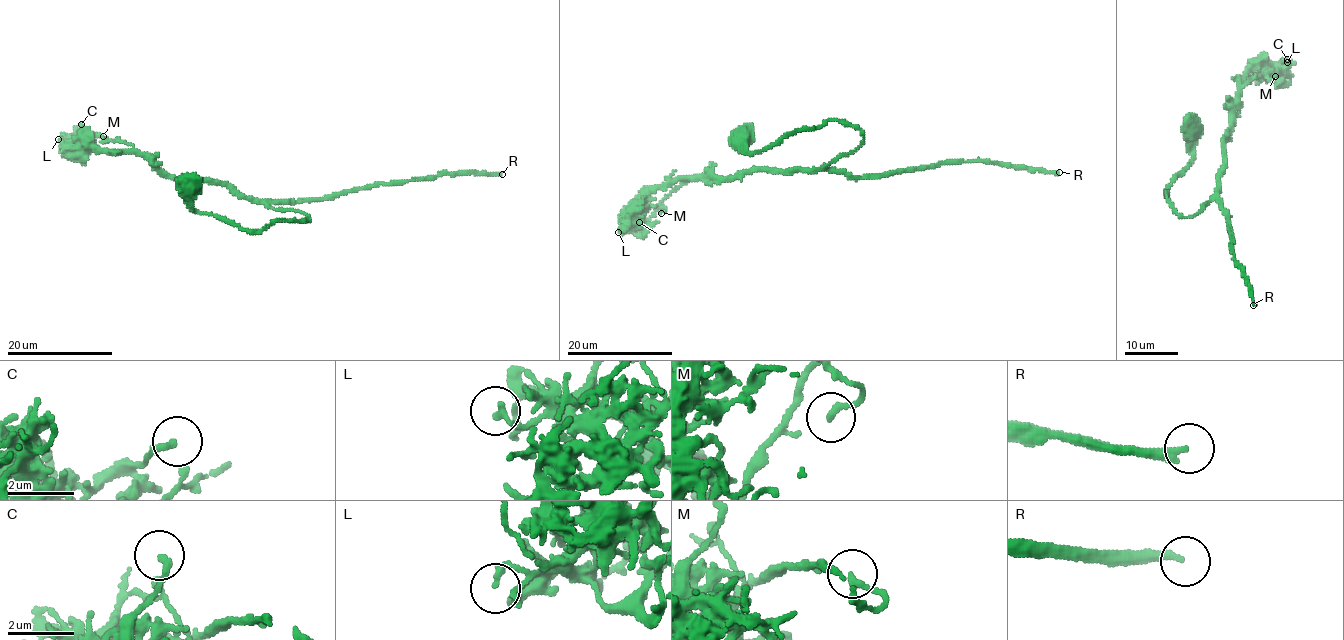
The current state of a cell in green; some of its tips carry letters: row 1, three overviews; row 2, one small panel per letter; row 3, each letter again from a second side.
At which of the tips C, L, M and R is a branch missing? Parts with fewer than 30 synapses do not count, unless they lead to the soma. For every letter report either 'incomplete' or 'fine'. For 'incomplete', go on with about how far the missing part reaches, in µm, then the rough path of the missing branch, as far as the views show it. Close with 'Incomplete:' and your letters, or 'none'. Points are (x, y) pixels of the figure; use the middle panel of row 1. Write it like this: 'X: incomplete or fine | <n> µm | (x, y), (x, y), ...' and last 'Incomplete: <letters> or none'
C: fine
L: fine
M: fine
R: incomplete | 45 µm
Incomplete: R

